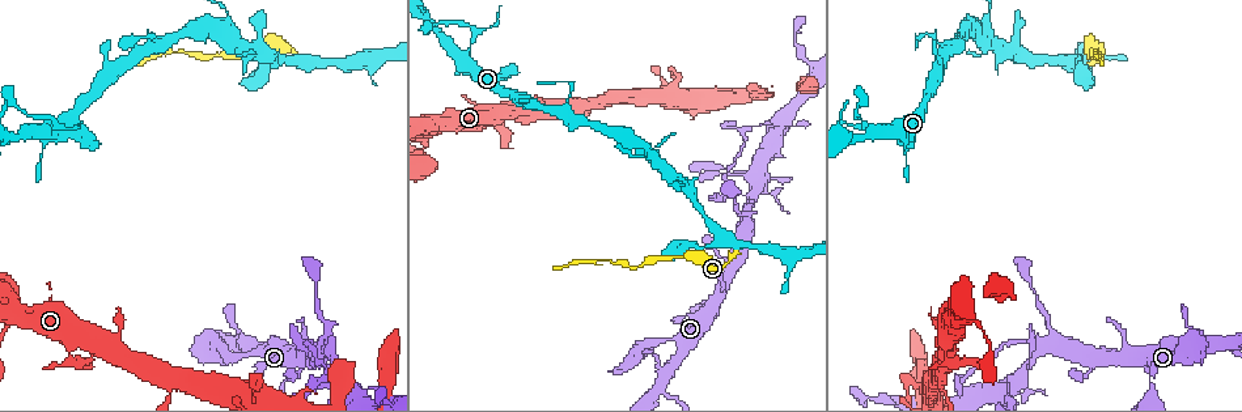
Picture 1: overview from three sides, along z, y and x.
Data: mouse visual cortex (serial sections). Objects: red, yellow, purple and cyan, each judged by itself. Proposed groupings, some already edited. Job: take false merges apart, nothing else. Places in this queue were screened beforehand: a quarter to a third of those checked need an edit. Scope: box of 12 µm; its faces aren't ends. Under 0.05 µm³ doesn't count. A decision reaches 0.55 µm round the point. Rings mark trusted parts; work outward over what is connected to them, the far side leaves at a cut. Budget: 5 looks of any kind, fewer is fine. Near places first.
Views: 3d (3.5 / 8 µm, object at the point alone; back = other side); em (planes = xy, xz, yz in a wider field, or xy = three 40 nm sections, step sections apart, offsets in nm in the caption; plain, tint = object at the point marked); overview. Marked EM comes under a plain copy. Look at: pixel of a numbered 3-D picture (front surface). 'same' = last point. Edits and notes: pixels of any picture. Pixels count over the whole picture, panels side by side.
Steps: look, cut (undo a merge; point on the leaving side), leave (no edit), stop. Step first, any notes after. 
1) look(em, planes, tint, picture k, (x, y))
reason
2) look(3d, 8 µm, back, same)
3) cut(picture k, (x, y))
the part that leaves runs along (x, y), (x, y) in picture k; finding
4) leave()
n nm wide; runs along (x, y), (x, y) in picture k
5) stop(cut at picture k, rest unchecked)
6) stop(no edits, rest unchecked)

look(3d, 8 µm, picture 1, (917, 389))
abrupt turn

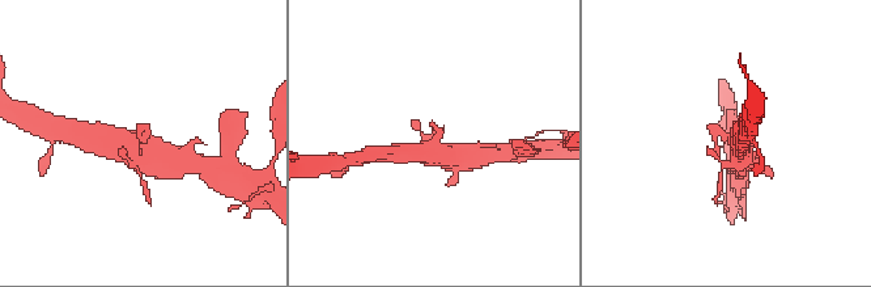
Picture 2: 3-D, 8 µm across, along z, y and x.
look(em, xy, step 3, tint, picture 2, (728, 138))

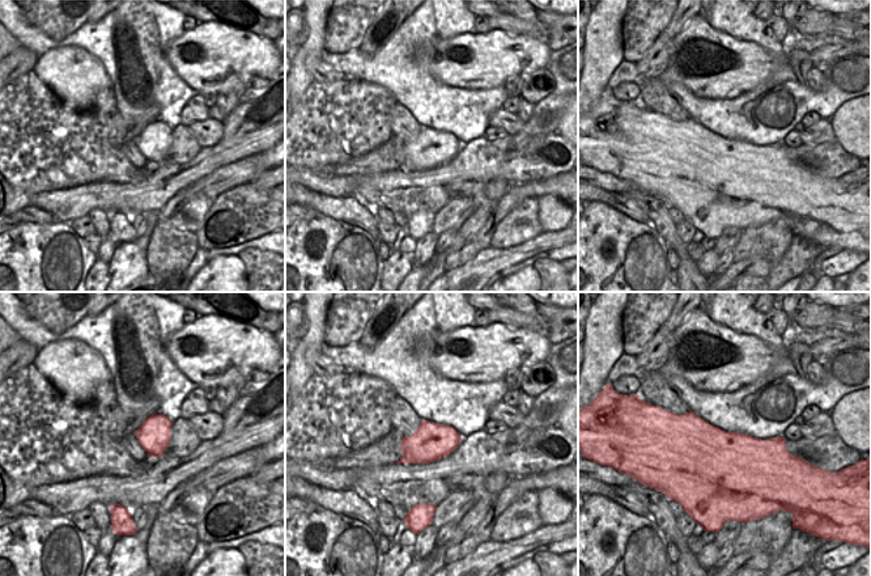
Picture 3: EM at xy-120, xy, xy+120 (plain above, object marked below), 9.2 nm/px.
leave()
one cell here

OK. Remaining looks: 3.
look(3d, 8 µm, picture 1, (960, 375))
abrupt turn

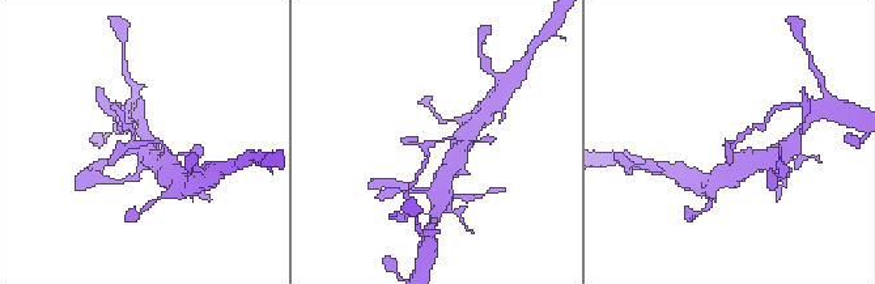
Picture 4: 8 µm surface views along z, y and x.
look(em, xy, step 3, tint, picture 4, (145, 140))
now the EM

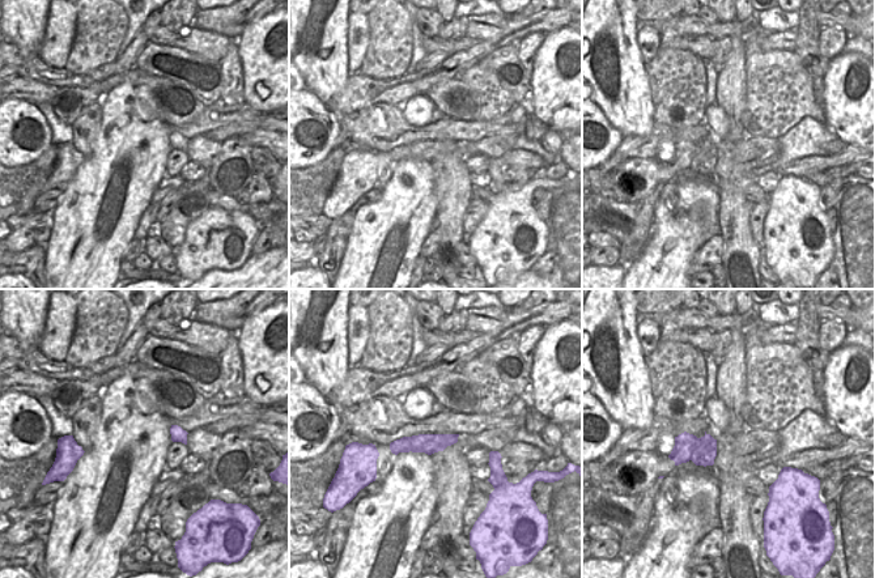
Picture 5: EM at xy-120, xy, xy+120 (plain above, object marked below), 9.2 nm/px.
cut(picture 4, (740, 136))
the part that leaves runs along (444, 140), (424, 145), (403, 143) in picture 4; two cells meet here

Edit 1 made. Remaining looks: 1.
stop(cut at picture 4, rest unchecked)

